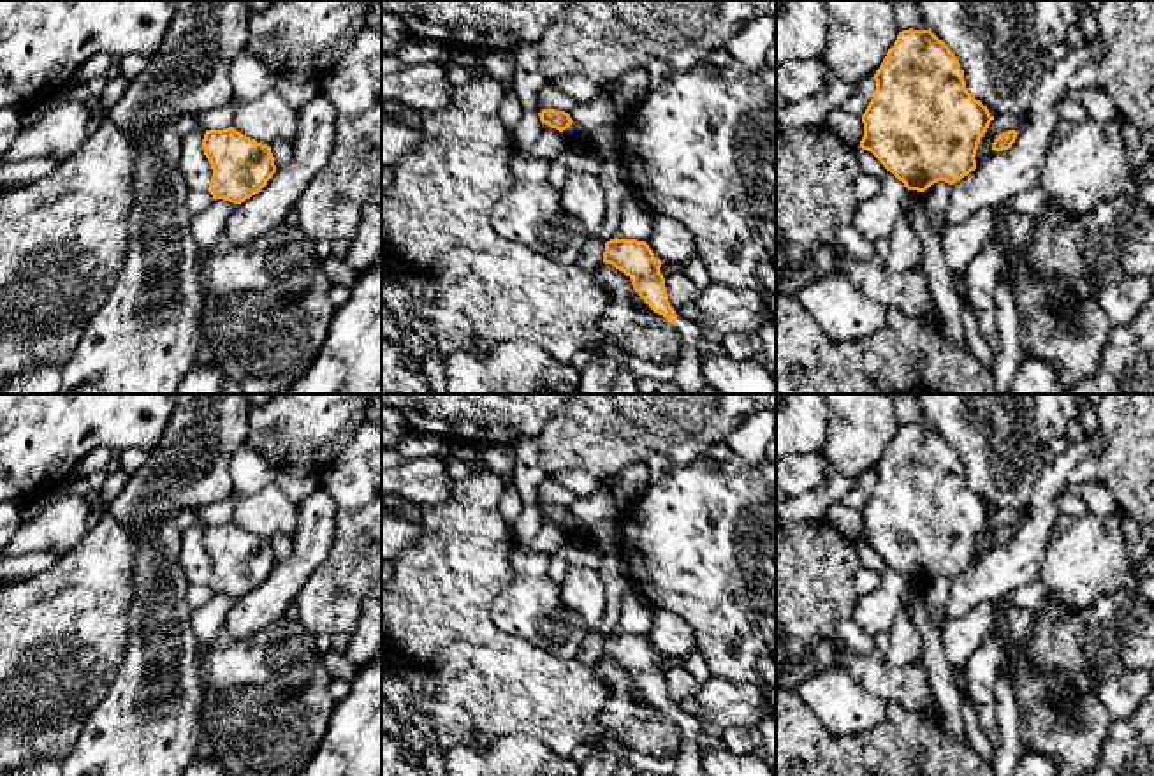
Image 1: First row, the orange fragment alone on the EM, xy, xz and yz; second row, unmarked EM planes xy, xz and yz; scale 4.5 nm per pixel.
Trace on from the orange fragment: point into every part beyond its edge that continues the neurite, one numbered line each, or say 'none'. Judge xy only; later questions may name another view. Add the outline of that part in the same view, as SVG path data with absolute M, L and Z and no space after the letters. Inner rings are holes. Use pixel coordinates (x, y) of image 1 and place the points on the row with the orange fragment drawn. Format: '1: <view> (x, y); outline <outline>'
none

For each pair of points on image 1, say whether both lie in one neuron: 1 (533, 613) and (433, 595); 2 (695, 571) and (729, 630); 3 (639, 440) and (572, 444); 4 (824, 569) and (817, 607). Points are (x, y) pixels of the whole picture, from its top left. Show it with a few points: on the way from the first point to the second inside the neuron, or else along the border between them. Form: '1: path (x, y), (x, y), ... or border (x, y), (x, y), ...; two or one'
1: border (516, 576), (491, 607), (491, 620), (512, 637); two
2: path (709, 585), (729, 604), (729, 616); one
3: path (623, 440), (588, 440); one
4: path (817, 578), (817, 599); one

